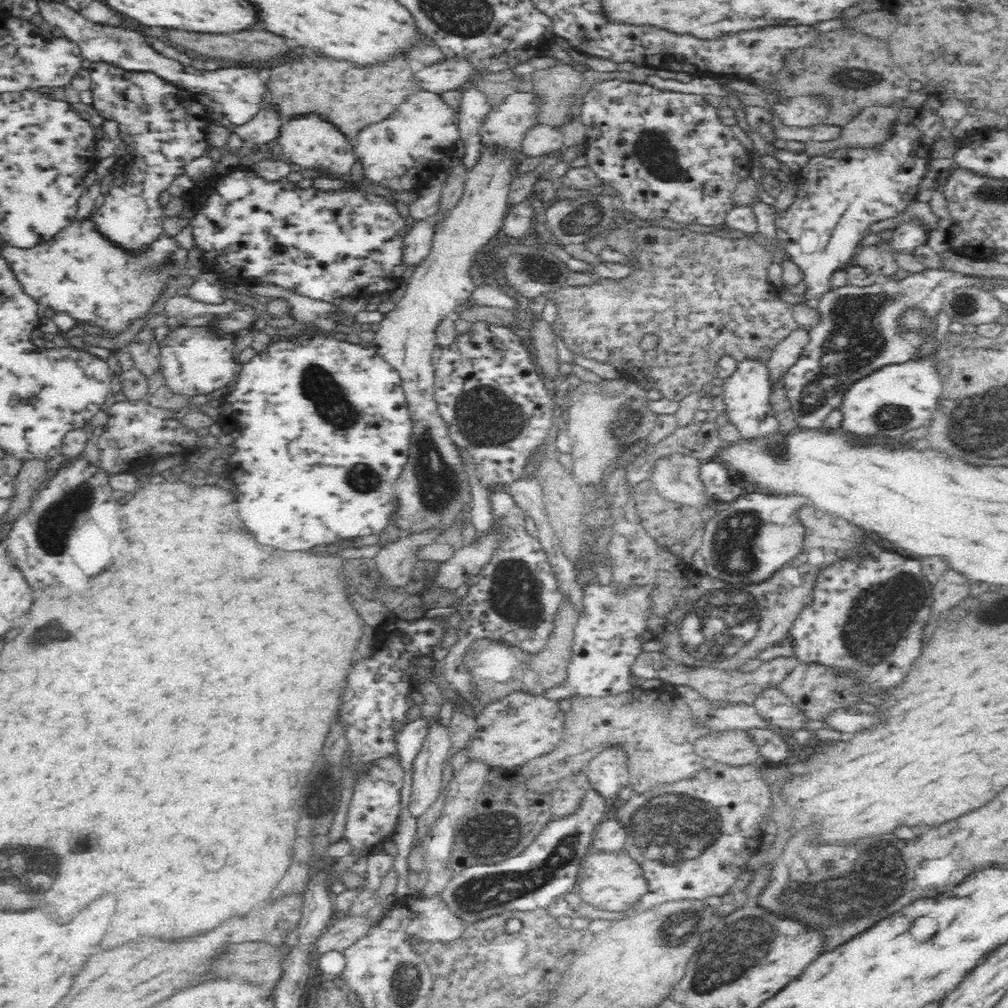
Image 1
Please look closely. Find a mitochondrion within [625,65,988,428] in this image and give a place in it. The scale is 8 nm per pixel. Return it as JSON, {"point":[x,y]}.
{"point":[853,340]}

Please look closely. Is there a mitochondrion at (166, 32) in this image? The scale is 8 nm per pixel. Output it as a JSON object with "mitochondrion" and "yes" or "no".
{"mitochondrion":"no"}

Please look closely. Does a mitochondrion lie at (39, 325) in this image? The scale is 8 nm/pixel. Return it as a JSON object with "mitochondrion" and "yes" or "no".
{"mitochondrion":"no"}

